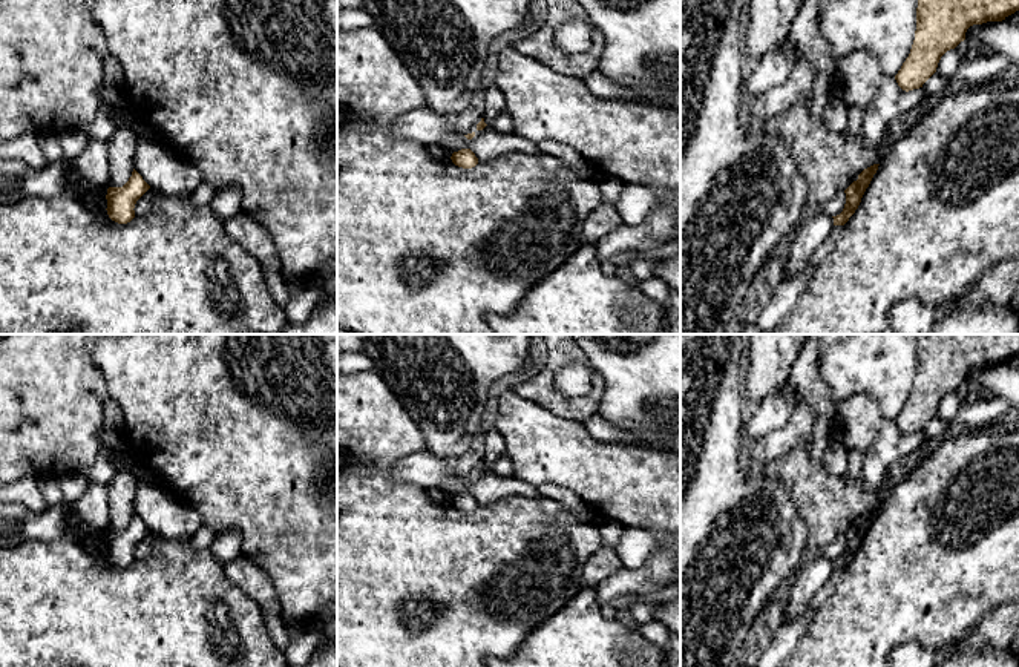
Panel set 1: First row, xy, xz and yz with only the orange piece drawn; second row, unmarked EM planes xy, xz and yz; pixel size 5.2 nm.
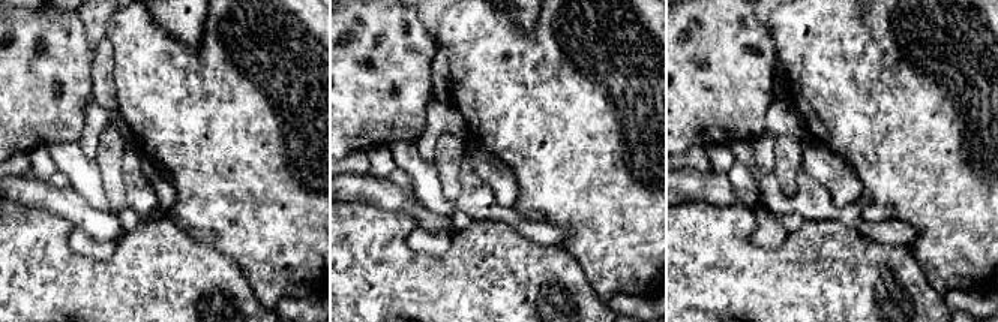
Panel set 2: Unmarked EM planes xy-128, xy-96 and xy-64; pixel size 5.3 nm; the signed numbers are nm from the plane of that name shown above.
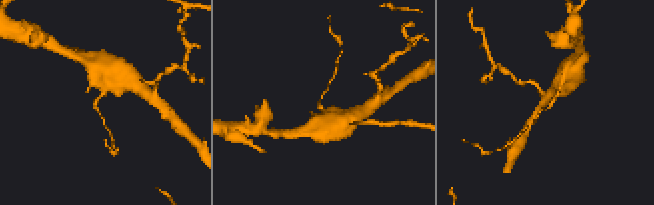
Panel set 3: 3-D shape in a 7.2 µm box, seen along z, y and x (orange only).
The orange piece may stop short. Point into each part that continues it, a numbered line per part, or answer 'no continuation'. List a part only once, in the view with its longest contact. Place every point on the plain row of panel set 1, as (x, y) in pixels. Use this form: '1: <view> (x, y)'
no continuation

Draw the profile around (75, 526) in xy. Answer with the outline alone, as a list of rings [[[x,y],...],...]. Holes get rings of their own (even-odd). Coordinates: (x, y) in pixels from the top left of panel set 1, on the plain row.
[[[66,504],[66,534],[78,538],[87,546],[89,554],[97,561],[107,558],[101,535],[95,532],[69,504]]]

